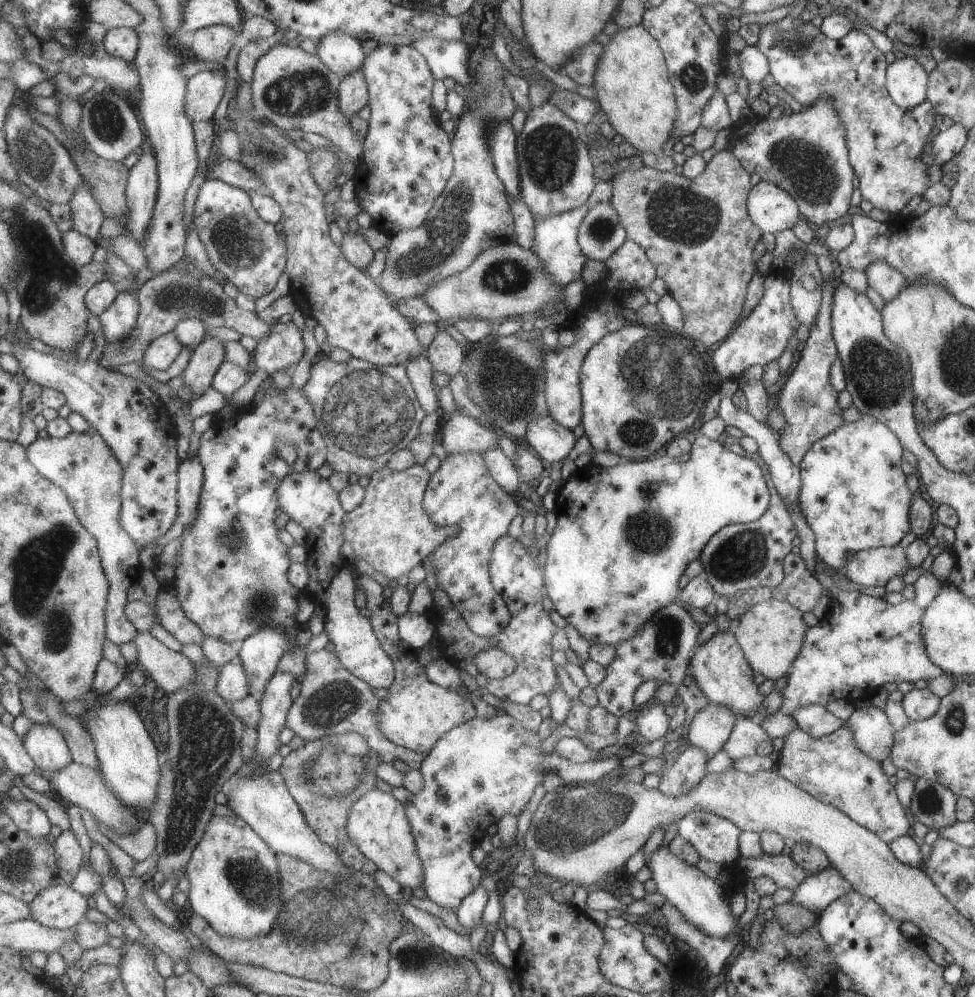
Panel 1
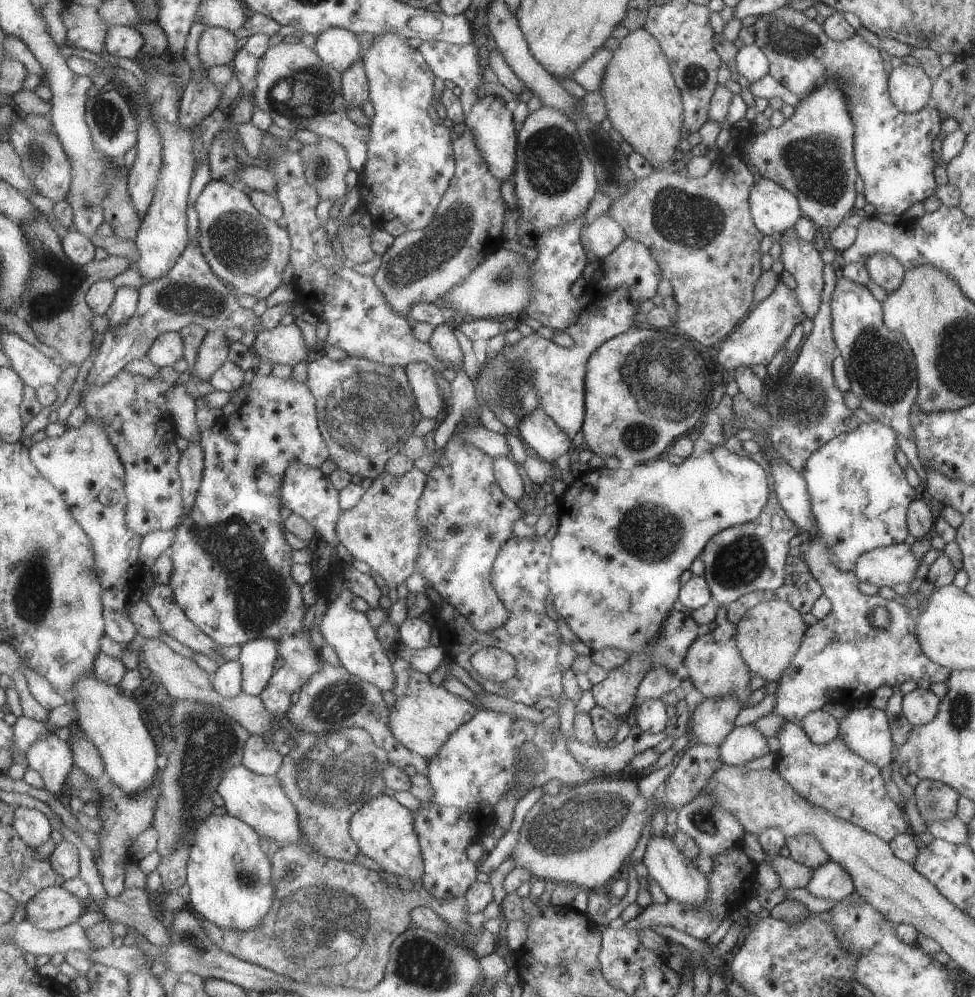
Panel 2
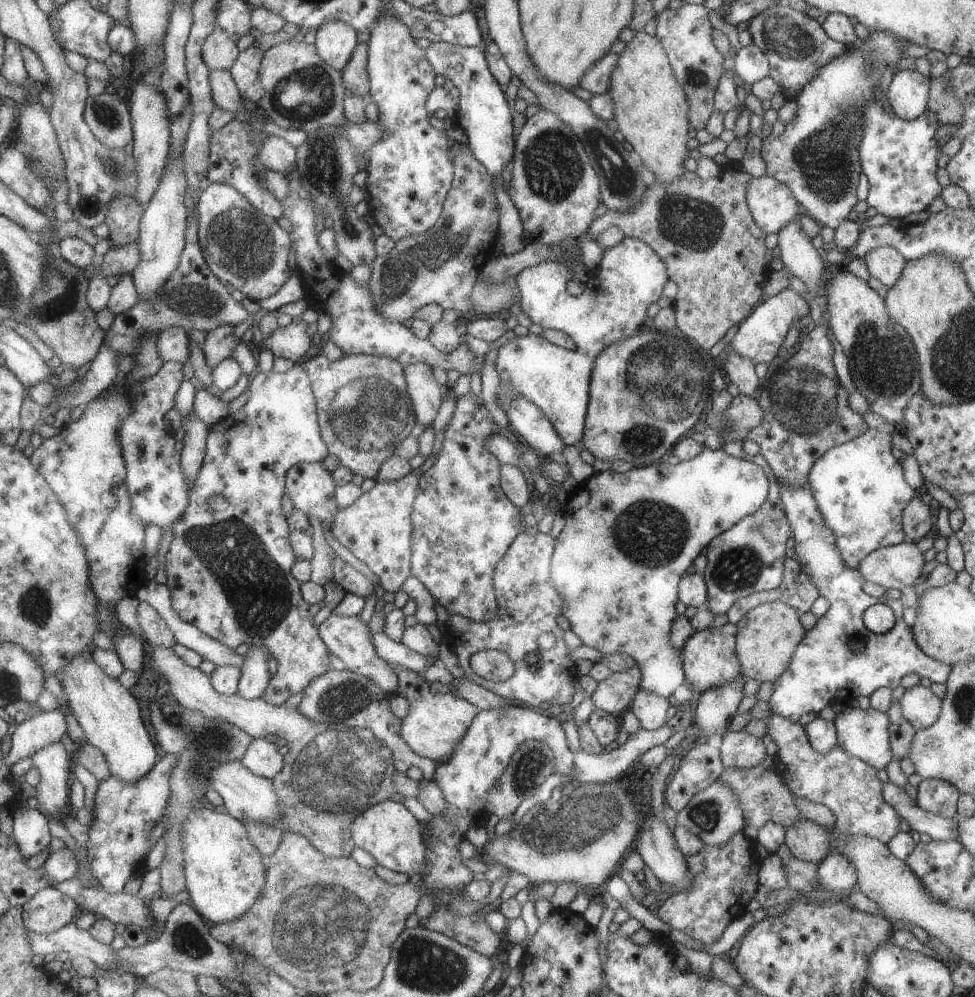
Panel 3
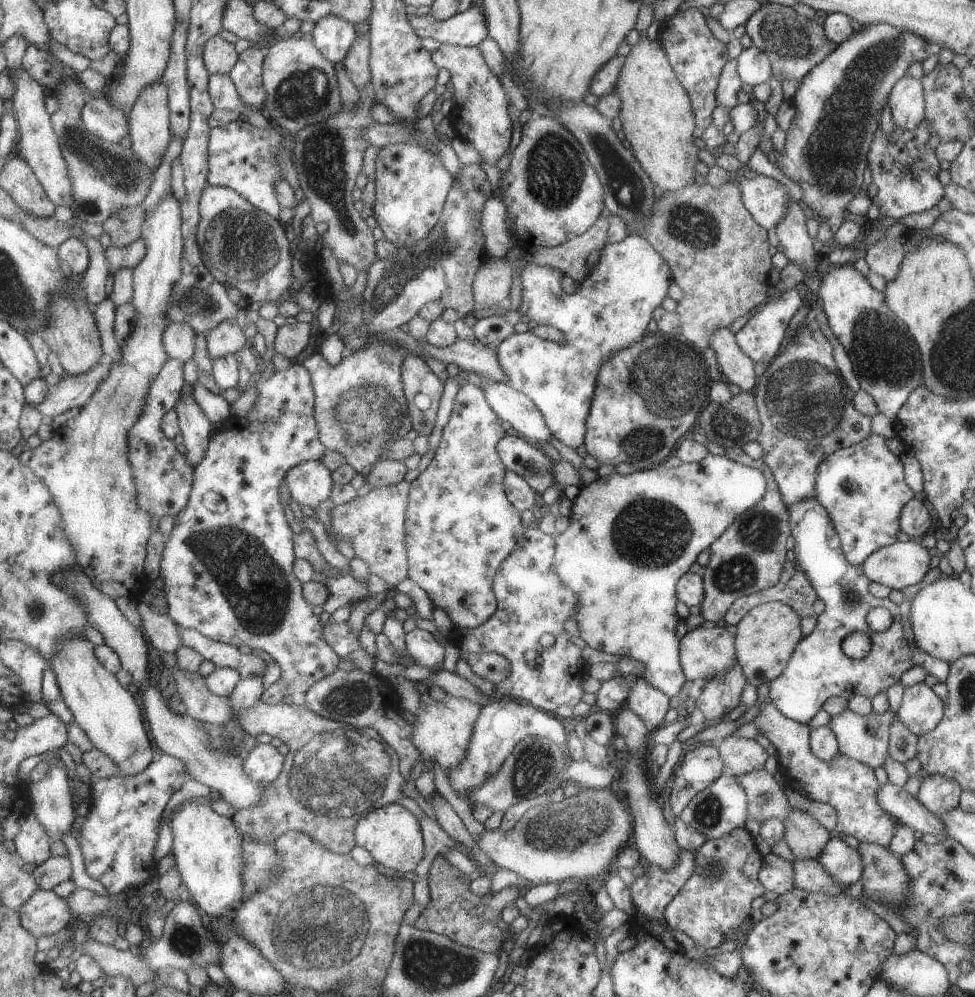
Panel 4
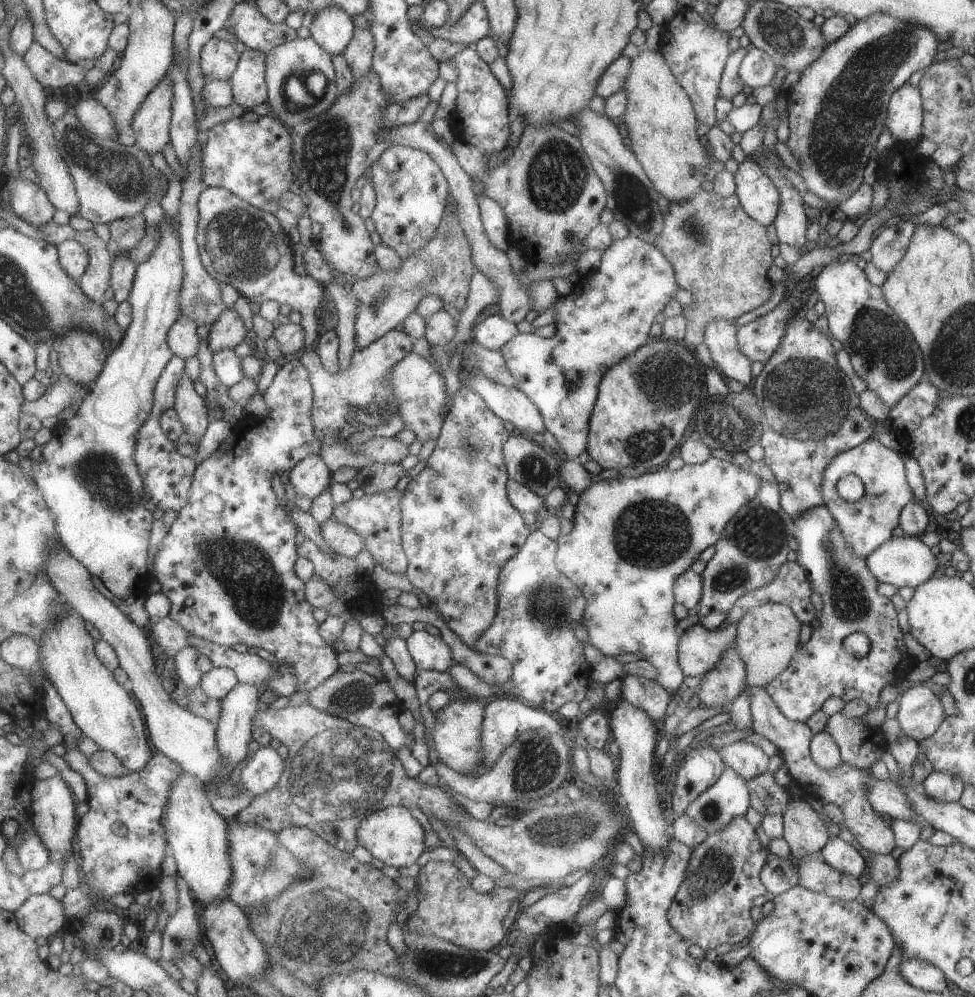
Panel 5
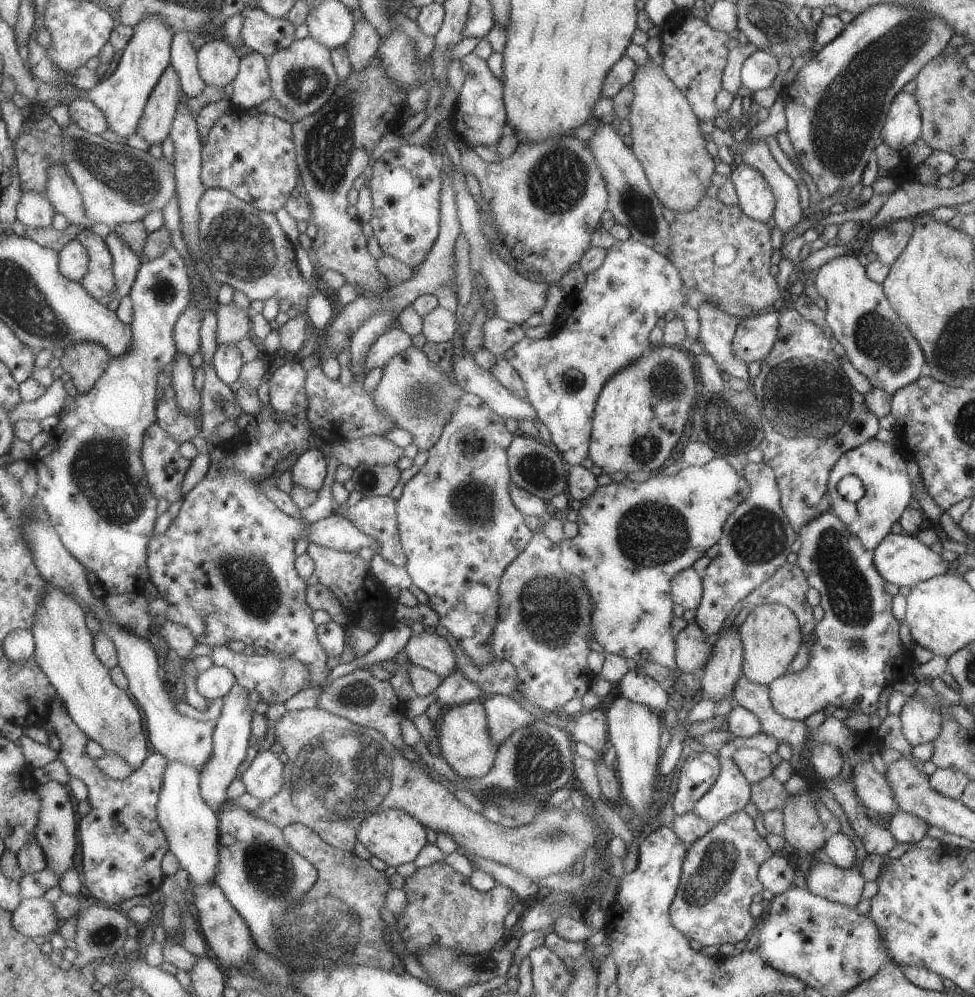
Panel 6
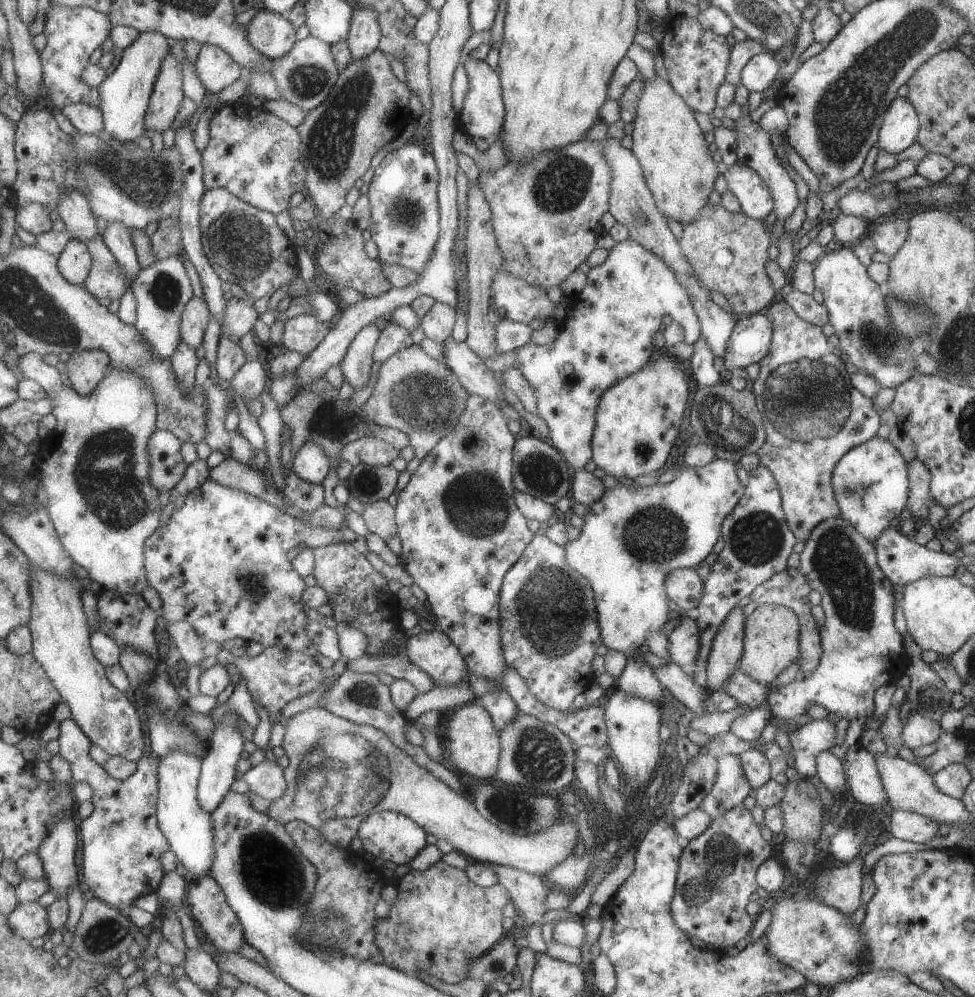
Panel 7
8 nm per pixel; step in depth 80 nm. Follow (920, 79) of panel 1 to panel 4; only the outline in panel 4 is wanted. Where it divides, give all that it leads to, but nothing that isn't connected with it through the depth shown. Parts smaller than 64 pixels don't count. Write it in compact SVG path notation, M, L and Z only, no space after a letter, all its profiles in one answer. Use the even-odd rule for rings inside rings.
M902 76L888 94L892 122L902 131L913 130L924 120L924 94L920 80Z

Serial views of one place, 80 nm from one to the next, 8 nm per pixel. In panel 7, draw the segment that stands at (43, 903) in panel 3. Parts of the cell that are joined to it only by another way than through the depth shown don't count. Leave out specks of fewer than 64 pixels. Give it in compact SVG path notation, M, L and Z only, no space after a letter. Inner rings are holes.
M38 901L20 903L11 914L8 914L8 919L15 934L27 940L45 939L52 931L49 911Z

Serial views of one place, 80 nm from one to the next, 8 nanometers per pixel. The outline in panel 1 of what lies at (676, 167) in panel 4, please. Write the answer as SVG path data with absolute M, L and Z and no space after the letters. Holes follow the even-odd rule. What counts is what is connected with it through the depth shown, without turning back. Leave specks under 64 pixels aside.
M640 24L620 29L619 32L610 37L610 41L604 46L603 54L594 72L592 89L598 100L600 110L604 112L604 119L637 152L642 154L659 153L661 146L671 139L670 135L672 134L674 118L677 116L677 109L668 68L657 41Z

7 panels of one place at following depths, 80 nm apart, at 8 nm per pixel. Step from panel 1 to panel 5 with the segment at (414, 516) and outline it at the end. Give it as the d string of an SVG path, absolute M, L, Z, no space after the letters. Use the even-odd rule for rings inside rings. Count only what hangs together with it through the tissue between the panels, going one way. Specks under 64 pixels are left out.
M395 487L372 495L363 495L358 499L349 499L340 505L335 505L332 517L338 523L358 532L364 540L364 548L372 560L380 564L386 571L402 573L406 571L408 562L401 546L400 539L400 510L398 509L402 492Z

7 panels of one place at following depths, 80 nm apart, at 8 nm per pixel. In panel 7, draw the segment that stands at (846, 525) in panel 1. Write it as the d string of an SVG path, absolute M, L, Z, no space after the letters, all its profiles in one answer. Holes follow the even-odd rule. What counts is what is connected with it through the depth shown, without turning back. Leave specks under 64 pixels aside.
M873 435L869 440L850 448L833 467L831 477L832 489L840 517L850 522L855 530L859 531L868 541L874 540L882 530L885 530L892 518L901 518L905 514L908 495L908 478L906 462L893 447L893 444L882 437Z

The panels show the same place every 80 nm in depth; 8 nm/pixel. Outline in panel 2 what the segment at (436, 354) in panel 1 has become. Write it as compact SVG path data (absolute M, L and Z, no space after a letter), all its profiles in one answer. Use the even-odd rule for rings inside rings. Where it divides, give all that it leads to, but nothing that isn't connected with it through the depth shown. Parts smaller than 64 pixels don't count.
M445 323L435 325L428 343L438 361L441 361L446 368L450 367L453 370L461 368L461 350L451 327Z

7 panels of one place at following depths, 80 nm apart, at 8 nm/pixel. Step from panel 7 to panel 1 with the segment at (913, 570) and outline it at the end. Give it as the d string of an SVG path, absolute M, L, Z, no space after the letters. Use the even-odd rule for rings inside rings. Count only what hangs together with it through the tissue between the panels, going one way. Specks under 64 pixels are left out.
M901 546L877 547L856 552L846 564L843 574L849 581L867 586L884 586L892 577L909 570Z

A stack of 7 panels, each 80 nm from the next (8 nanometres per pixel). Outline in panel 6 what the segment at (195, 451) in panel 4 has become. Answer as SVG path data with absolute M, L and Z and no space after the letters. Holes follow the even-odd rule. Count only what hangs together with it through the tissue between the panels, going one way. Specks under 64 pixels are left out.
M187 353L177 354L170 369L174 376L174 387L179 404L187 414L201 417L202 393L195 384L196 367L191 364L191 355Z

